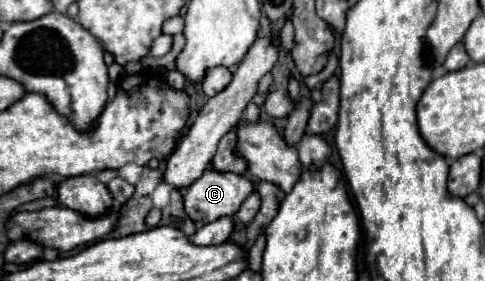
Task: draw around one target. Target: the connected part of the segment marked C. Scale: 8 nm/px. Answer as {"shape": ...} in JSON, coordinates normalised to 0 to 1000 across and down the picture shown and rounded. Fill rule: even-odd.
{"shape":[[[427,601],[381,687],[381,751],[402,794],[435,794],[452,772],[480,772],[497,722],[526,680],[526,658],[518,637],[505,623],[489,623],[476,609],[447,609],[447,601]]]}

